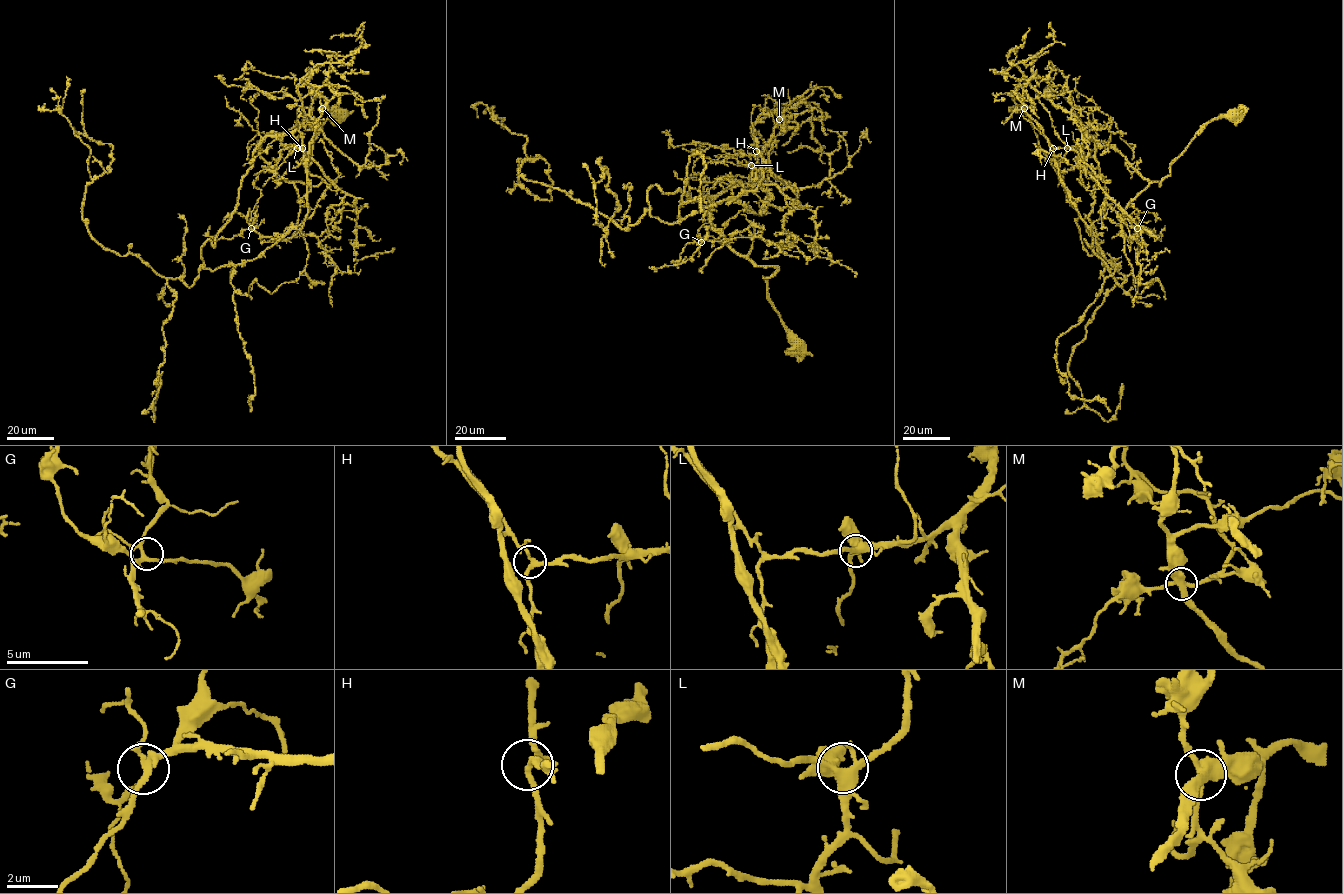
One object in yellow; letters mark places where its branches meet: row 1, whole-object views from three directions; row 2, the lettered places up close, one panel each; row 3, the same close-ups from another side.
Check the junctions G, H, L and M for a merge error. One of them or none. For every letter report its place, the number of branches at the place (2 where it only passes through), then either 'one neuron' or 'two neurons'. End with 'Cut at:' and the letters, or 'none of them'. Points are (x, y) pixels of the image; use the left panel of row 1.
G: (251, 228) | 4 | one neuron
H: (302, 148) | 4 | one neuron
L: (297, 148) | 7 | one neuron
M: (322, 108) | 4 | one neuron
Cut at: none of them

